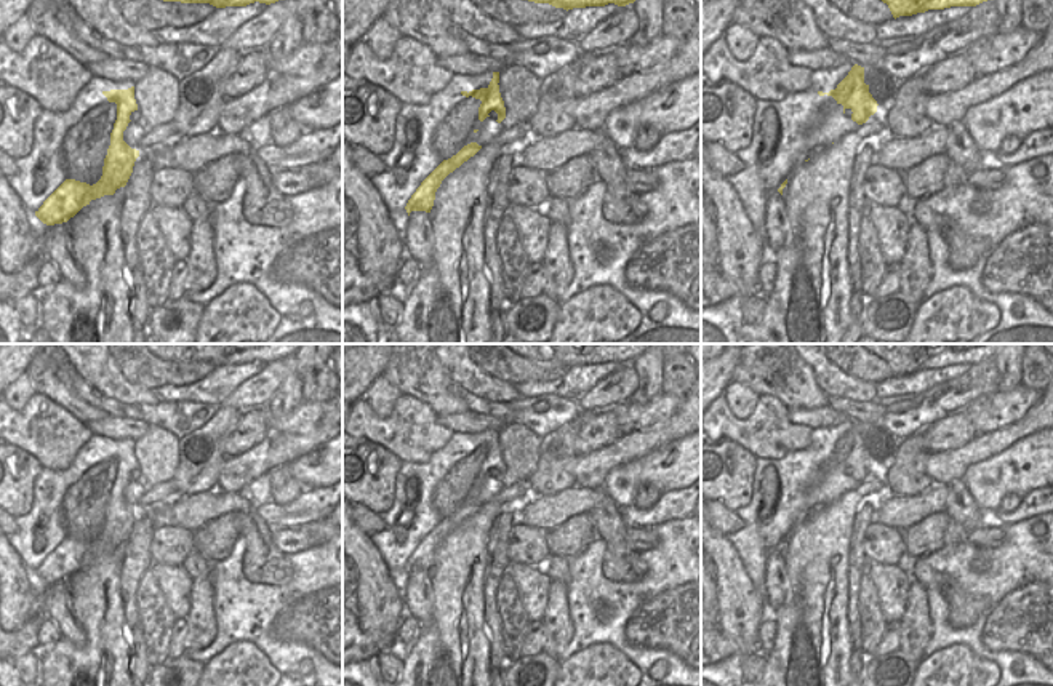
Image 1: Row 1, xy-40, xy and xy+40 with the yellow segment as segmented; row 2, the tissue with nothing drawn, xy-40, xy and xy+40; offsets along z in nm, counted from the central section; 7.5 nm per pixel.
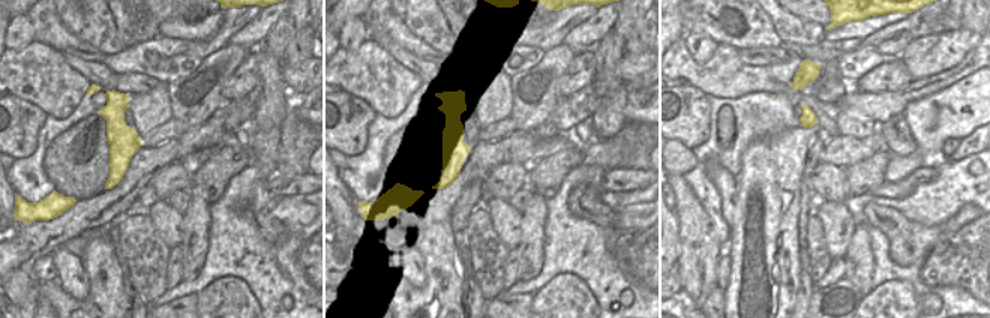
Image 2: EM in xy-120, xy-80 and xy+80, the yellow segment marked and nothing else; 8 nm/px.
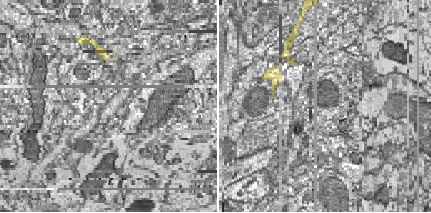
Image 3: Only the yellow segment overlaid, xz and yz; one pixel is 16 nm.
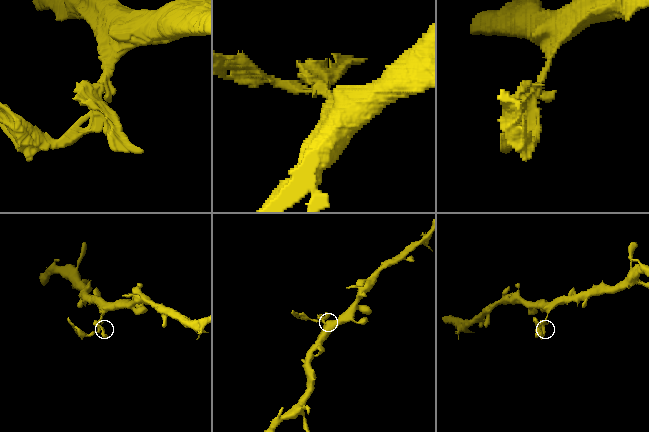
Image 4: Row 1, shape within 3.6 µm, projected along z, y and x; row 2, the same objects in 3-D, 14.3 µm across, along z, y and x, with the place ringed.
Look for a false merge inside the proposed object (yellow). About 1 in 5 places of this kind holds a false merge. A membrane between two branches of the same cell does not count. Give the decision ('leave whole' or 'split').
split

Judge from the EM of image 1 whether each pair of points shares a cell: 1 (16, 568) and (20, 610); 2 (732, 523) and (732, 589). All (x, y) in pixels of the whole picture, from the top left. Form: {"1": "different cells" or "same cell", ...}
{"1": "same cell", "2": "different cells"}

